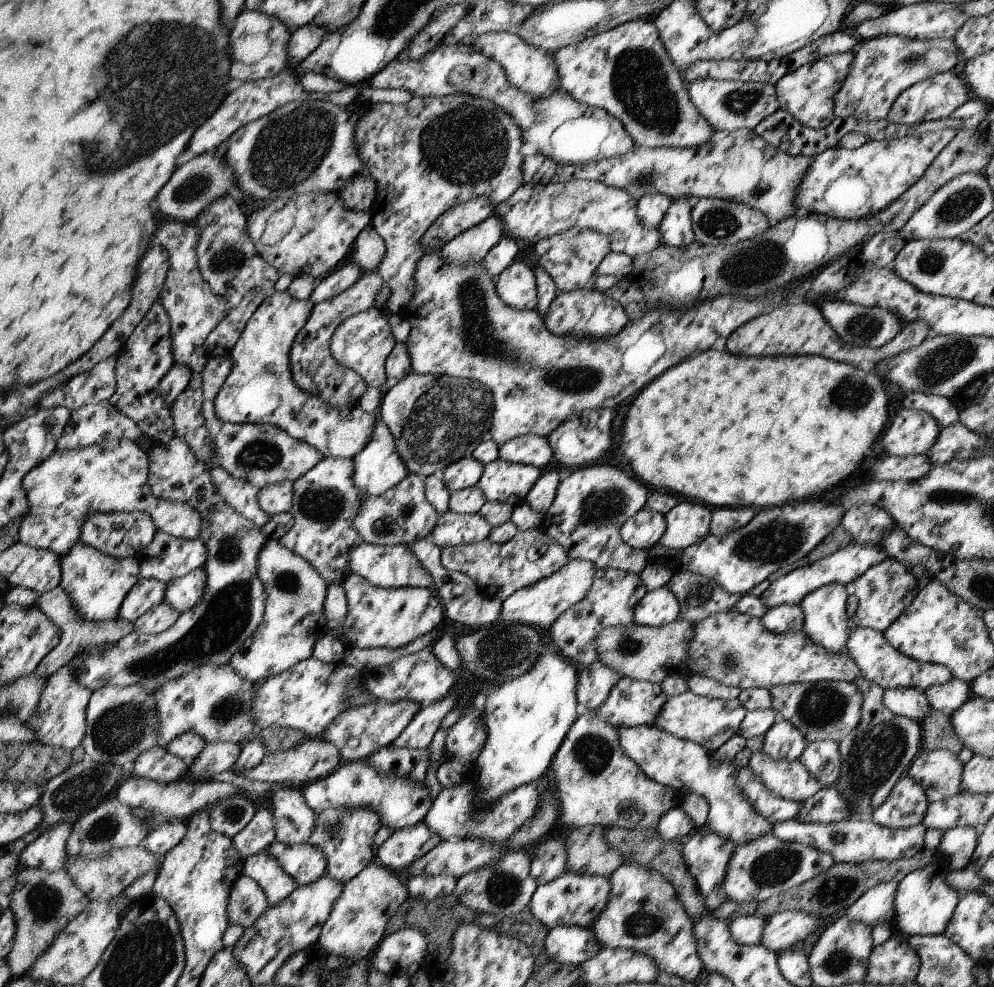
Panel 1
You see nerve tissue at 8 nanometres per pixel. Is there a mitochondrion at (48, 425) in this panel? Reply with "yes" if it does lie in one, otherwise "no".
no

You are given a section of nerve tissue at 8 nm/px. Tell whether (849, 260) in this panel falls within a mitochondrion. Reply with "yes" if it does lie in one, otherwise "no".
no

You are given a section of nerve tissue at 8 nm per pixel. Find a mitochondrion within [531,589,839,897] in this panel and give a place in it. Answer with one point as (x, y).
(594, 752)

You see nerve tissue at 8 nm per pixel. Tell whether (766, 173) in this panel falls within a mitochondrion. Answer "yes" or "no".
no

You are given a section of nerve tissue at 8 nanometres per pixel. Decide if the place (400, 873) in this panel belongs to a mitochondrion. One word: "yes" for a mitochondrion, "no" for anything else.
no

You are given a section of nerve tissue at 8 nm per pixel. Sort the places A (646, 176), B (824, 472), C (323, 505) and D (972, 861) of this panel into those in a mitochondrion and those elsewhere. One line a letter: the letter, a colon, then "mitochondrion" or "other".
A: mitochondrion
B: other
C: mitochondrion
D: other

